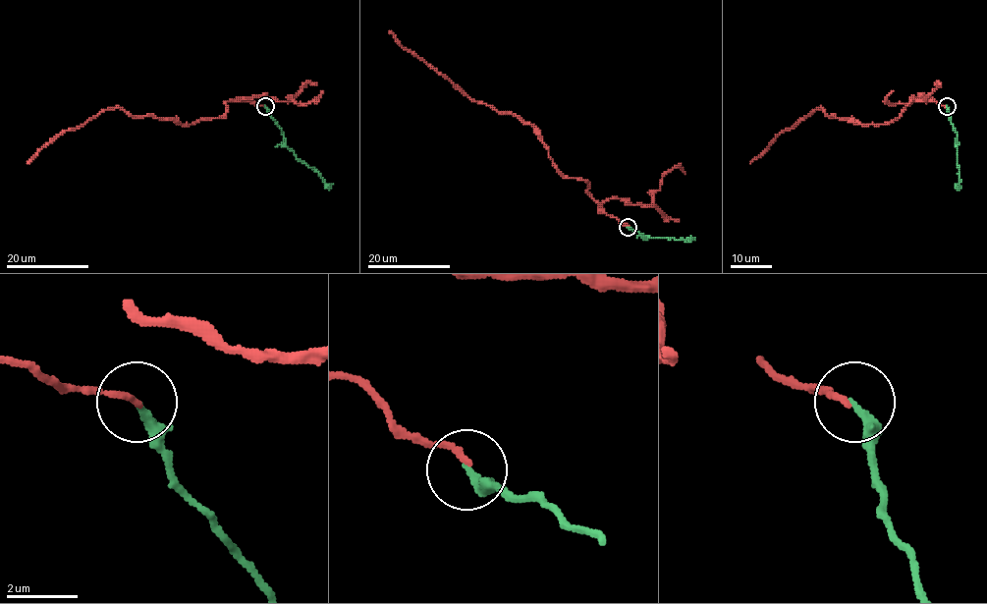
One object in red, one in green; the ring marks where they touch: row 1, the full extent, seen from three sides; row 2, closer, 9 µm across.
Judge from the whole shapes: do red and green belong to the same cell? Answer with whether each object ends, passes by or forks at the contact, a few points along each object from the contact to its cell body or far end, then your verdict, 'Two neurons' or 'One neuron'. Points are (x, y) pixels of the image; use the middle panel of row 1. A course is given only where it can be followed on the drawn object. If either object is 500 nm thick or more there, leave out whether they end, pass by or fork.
At the ring red ends. At the ring green ends. Course of red: (628, 227), (593, 198), (586, 181), (565, 177), (533, 127), (512, 113), (499, 113), (469, 98), (388, 30). Course of green: (628, 227), (648, 237), (688, 241), (690, 235). One neuron

